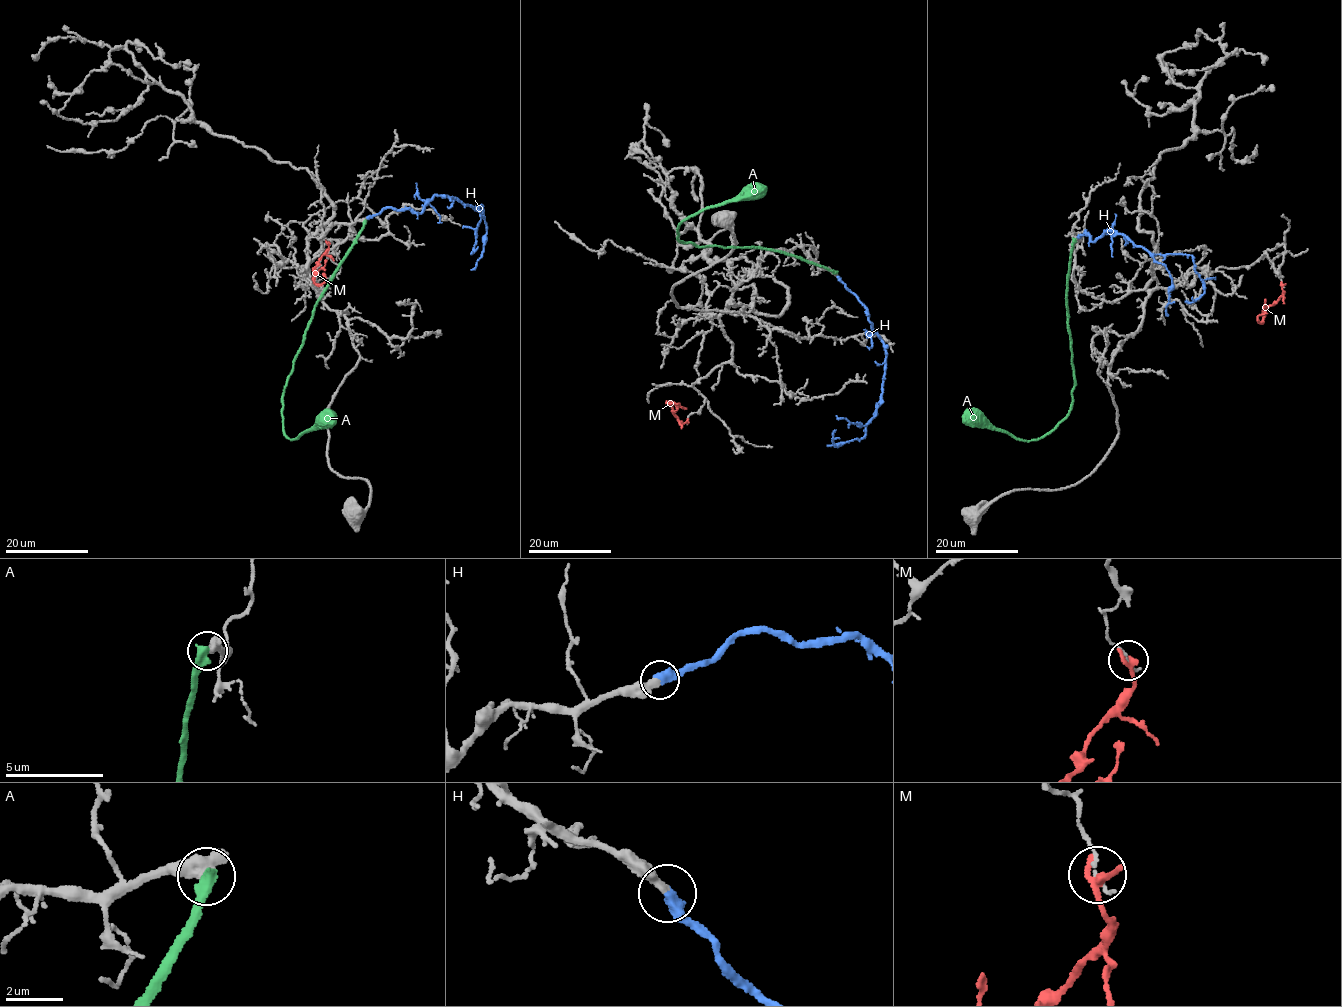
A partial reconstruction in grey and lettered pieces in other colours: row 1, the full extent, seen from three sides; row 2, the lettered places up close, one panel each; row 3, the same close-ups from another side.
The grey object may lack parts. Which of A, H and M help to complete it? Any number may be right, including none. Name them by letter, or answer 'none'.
H

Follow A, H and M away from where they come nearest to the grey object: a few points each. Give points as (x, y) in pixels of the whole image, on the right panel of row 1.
A: (1075, 239), (1067, 283), (1074, 381), (1068, 415), (1041, 438), (1026, 441), (993, 429), (972, 416), (962, 417)
H: (1078, 237), (1085, 230), (1095, 241), (1109, 228), (1152, 253), (1190, 255), (1204, 293), (1192, 302), (1185, 301)
M: (1282, 285), (1282, 295), (1266, 310), (1263, 320), (1259, 322), (1259, 315), (1267, 313)

